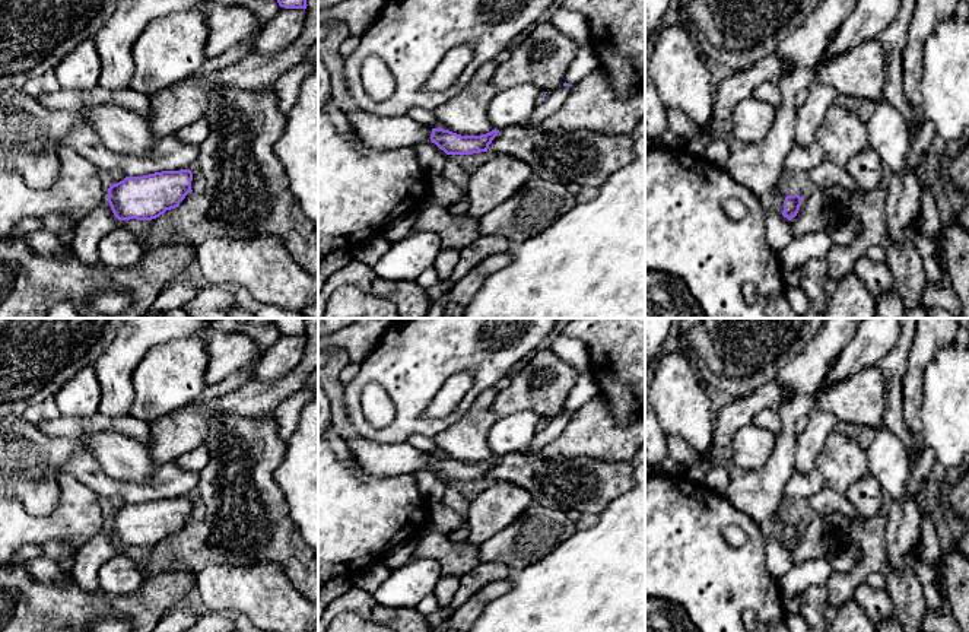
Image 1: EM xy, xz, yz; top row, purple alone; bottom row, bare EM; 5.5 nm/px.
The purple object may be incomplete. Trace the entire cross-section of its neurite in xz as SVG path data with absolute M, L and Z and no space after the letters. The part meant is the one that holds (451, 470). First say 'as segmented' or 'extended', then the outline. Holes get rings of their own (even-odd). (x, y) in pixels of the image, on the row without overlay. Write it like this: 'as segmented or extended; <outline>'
extended; M359 436L346 441L363 470L372 476L400 476L431 467L447 482L473 482L487 479L499 457L480 463L461 463L444 455L429 455L407 441L400 444L375 442Z

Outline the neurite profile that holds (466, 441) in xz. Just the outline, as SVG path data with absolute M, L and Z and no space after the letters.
M495 387L483 391L460 420L433 436L441 455L461 463L480 463L495 457L487 438L499 419L492 410L498 393Z

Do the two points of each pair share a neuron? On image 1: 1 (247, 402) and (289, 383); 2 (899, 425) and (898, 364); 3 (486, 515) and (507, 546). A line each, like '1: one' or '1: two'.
1: one
2: one
3: two

